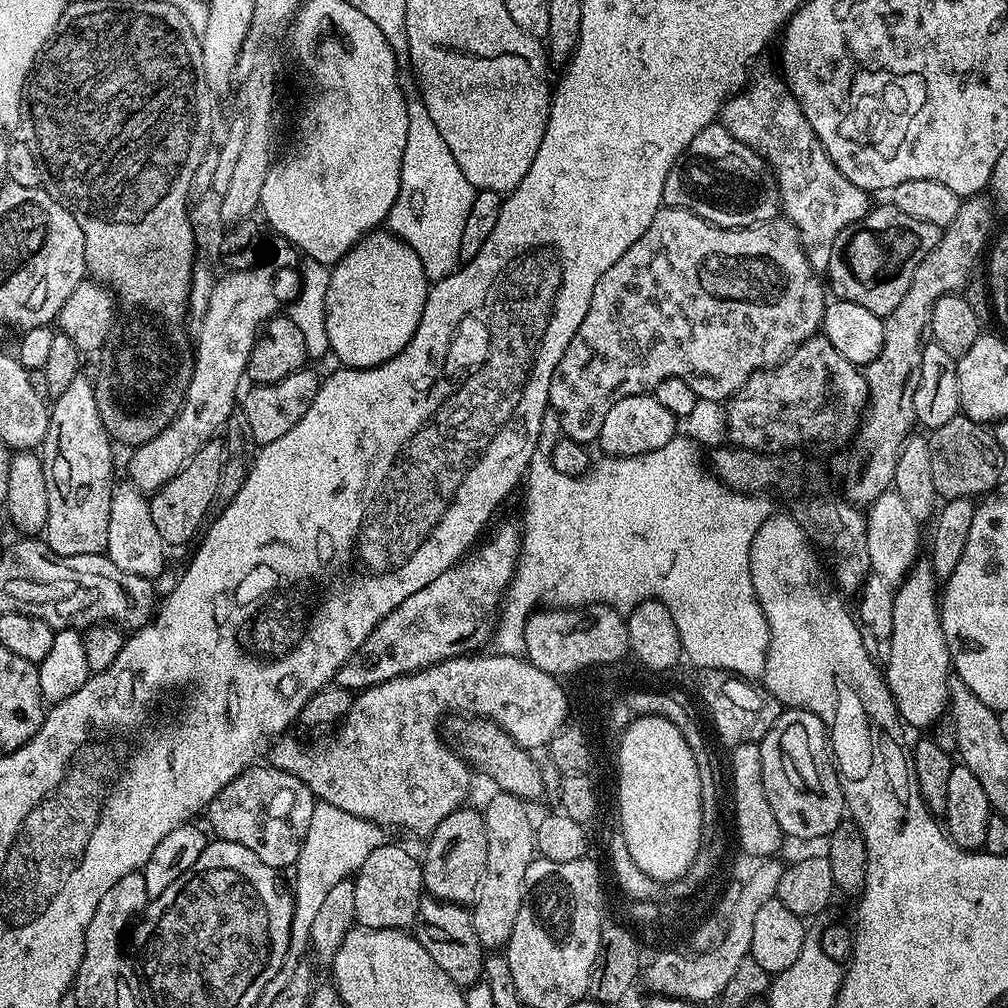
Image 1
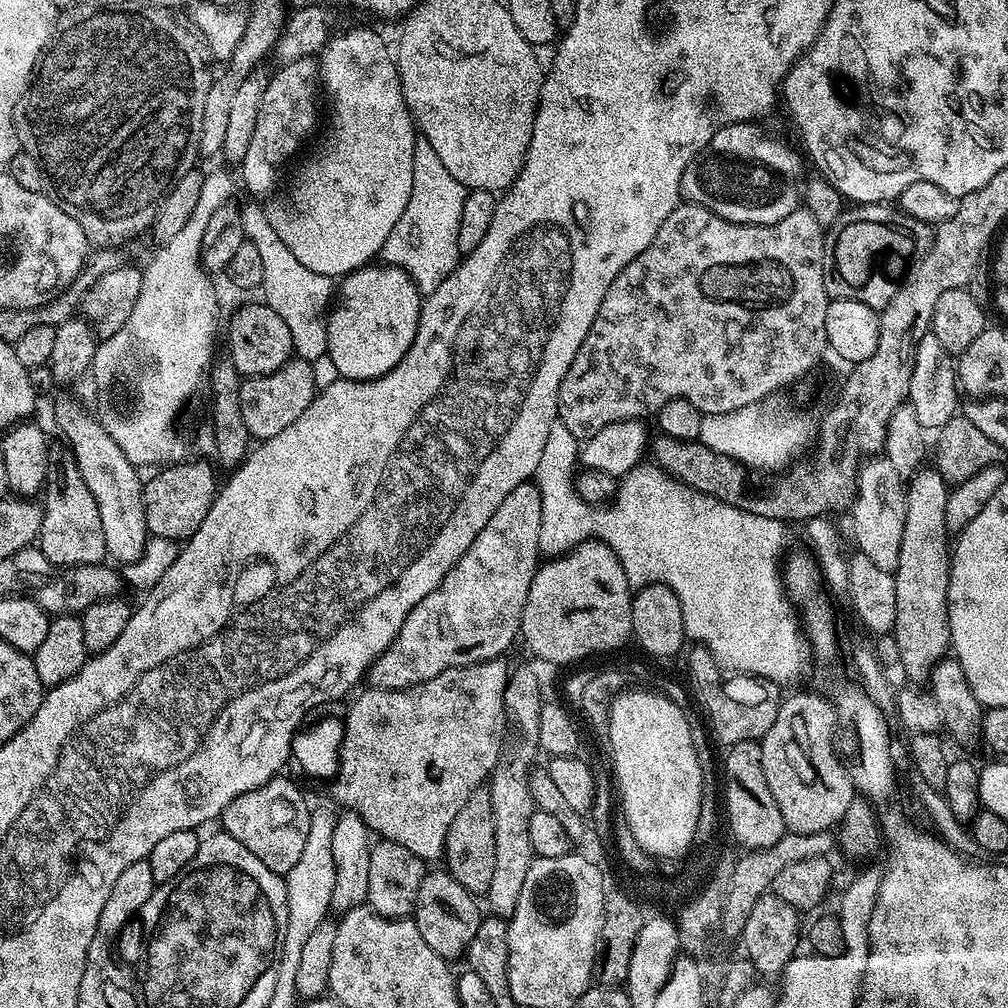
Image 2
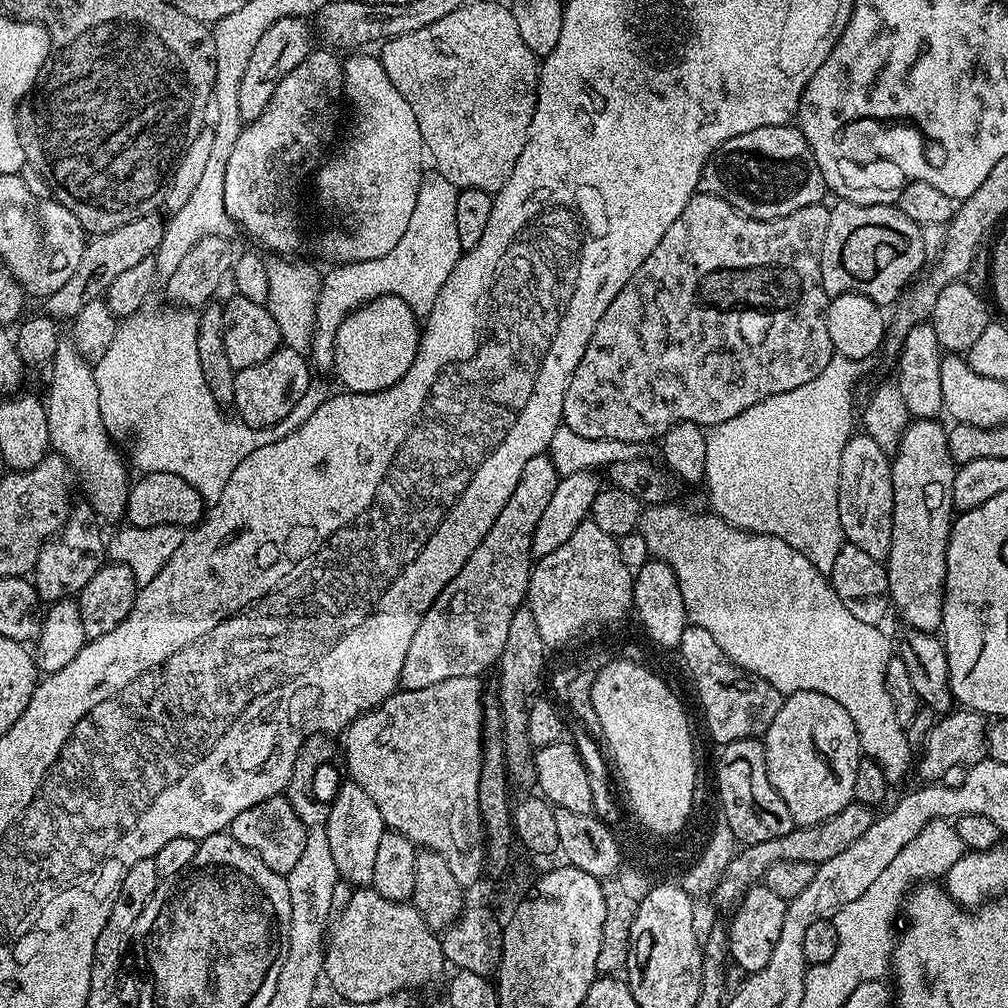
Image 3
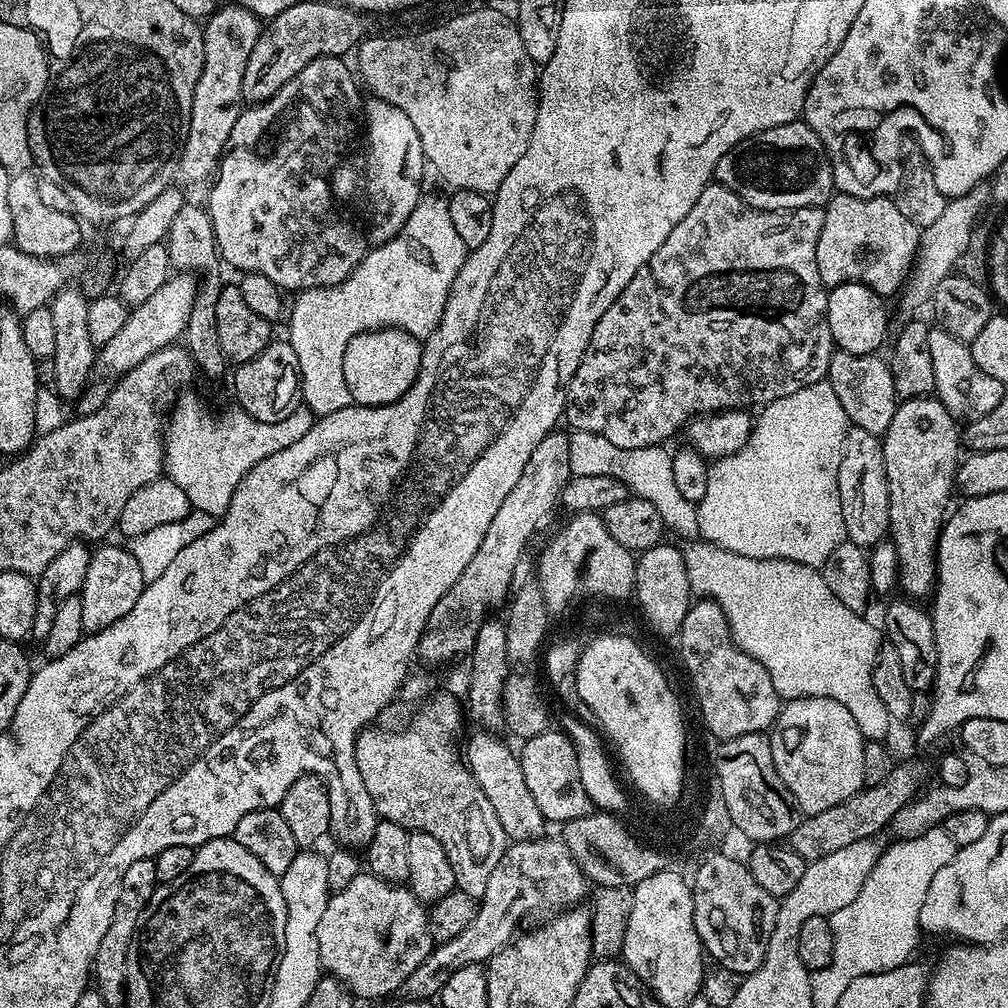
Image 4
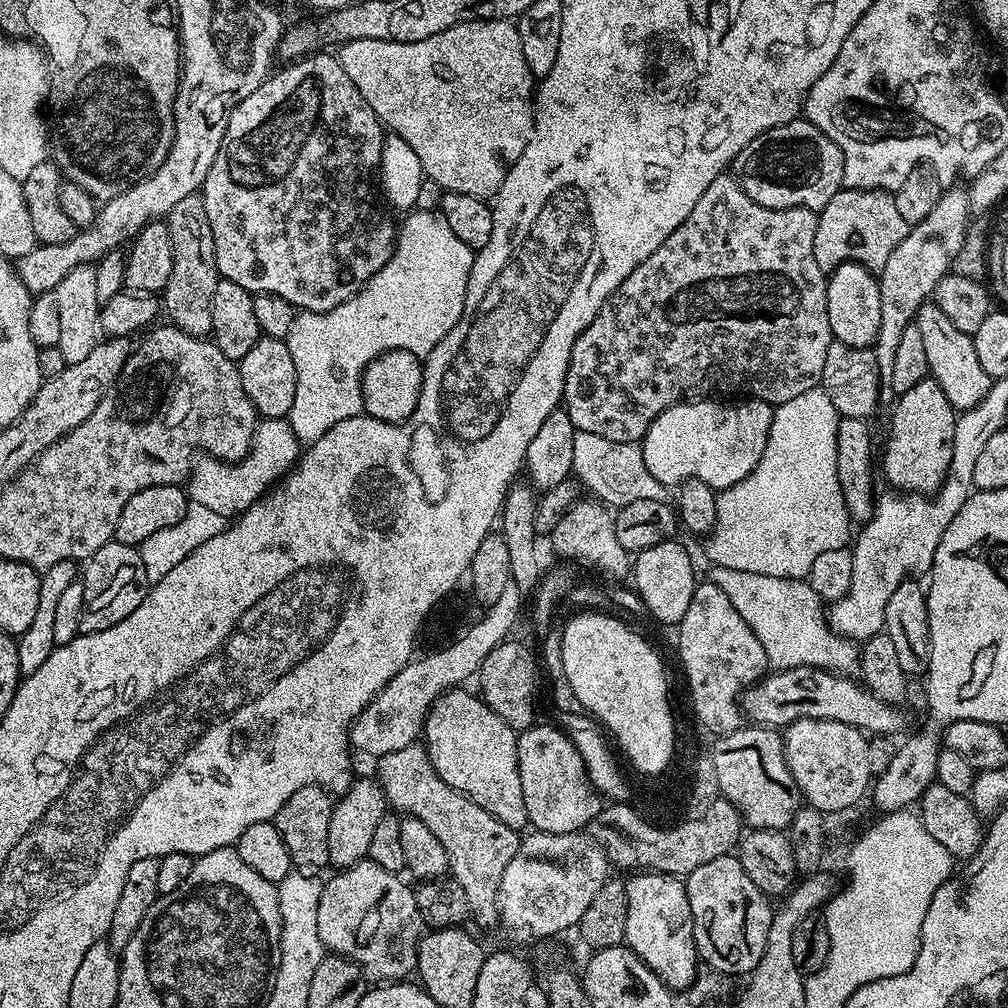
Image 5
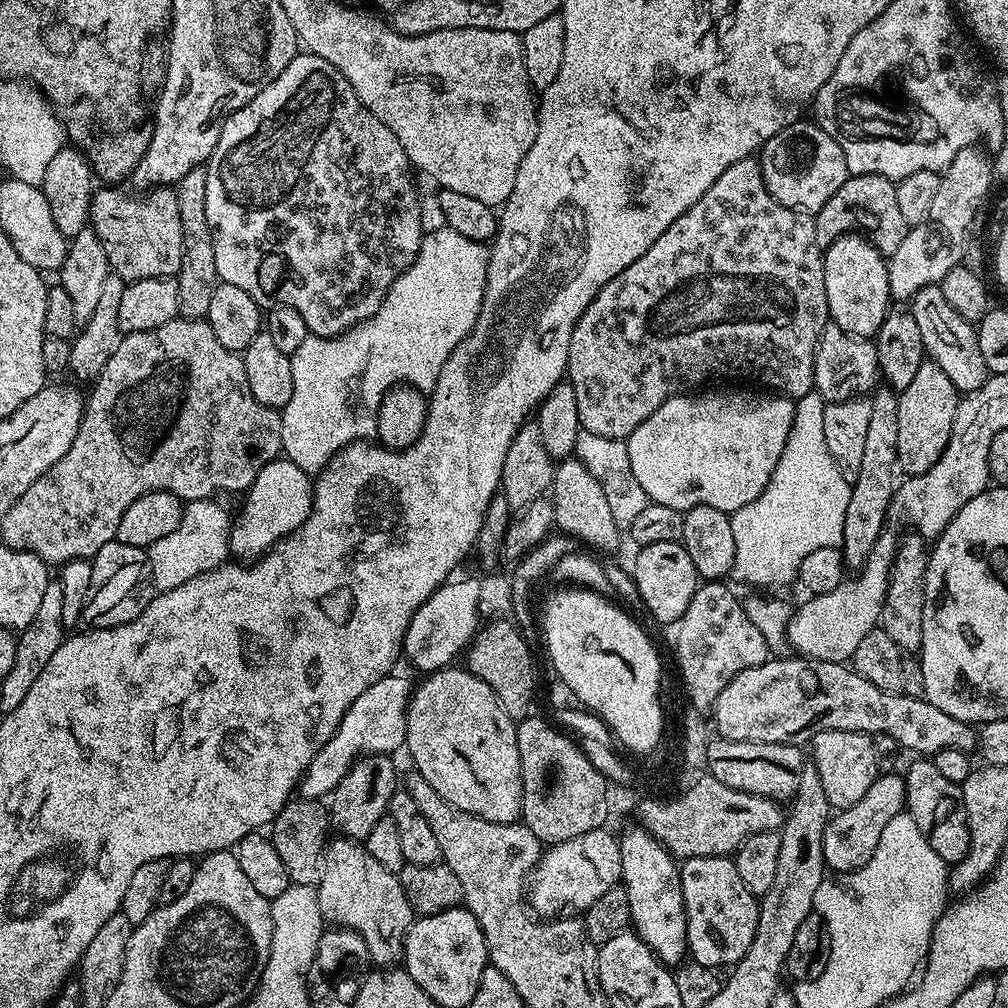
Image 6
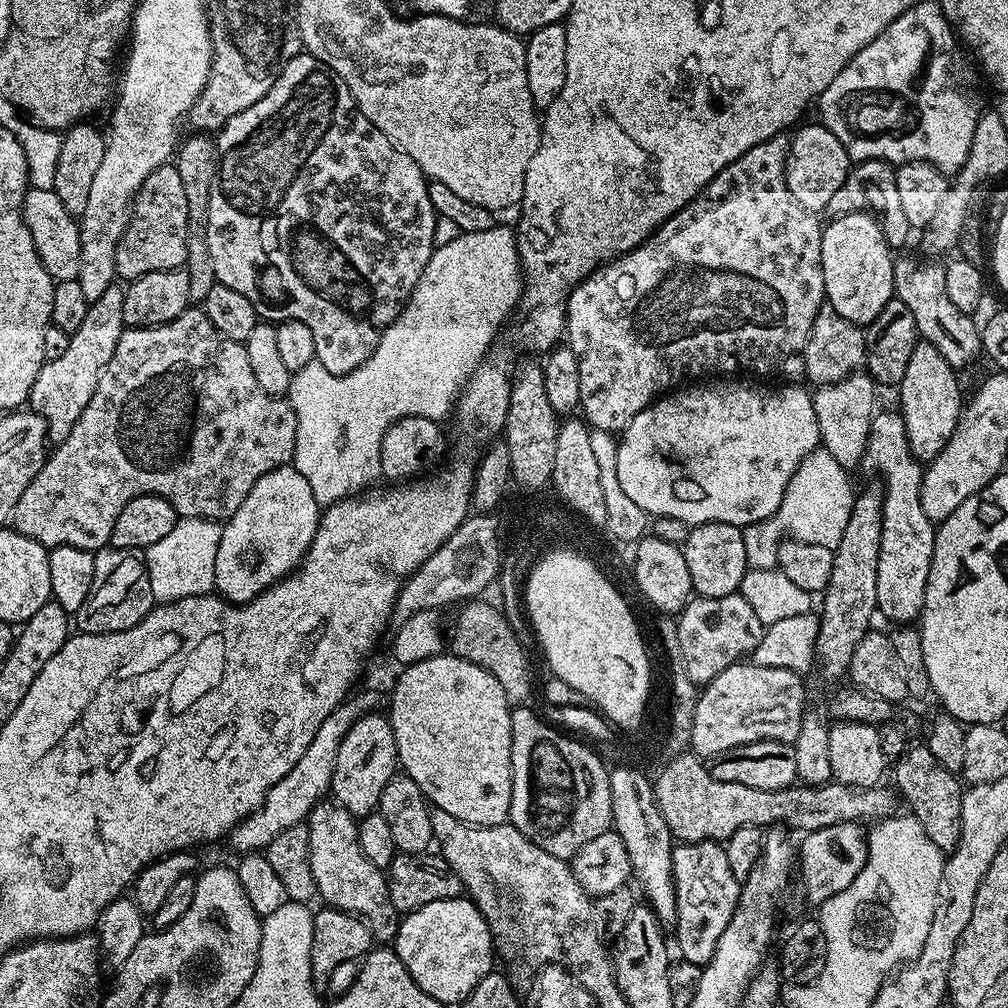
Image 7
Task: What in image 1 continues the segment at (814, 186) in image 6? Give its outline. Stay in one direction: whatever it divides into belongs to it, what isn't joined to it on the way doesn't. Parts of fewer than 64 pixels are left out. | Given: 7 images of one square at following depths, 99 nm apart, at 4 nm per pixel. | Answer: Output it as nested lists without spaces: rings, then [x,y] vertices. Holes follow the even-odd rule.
[[[717,122],[700,131],[674,166],[670,166],[664,204],[669,208],[690,210],[720,228],[751,228],[753,224],[777,219],[781,211],[780,187],[762,157],[750,150],[750,146],[738,142],[730,130]]]

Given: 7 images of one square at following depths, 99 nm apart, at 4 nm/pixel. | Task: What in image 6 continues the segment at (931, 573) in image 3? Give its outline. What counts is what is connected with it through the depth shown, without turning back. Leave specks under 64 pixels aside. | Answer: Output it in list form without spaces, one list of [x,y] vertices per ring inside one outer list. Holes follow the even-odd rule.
[[[926,362],[918,366],[910,386],[906,386],[898,396],[898,462],[900,472],[917,476],[934,466],[942,458],[942,450],[950,442],[954,426],[954,414],[958,410],[961,393],[956,391],[954,382],[946,378],[942,366]]]

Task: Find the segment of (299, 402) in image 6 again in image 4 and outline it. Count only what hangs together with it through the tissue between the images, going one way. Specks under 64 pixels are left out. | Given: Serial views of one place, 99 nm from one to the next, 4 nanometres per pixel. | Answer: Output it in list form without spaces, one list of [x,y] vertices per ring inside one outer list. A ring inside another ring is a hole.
[[[421,195],[420,201],[410,210],[410,218],[406,218],[406,226],[398,230],[394,238],[385,244],[377,244],[365,251],[362,262],[342,283],[334,287],[308,288],[295,297],[295,304],[288,324],[288,341],[298,357],[301,378],[301,399],[317,417],[344,409],[351,403],[352,395],[346,386],[342,371],[342,358],[345,357],[346,346],[350,339],[358,333],[370,332],[384,327],[401,328],[417,338],[426,338],[440,325],[442,310],[446,306],[446,298],[450,294],[450,286],[454,286],[454,278],[458,278],[458,270],[462,270],[466,249],[462,238],[454,231],[450,218],[450,206],[442,195]]]

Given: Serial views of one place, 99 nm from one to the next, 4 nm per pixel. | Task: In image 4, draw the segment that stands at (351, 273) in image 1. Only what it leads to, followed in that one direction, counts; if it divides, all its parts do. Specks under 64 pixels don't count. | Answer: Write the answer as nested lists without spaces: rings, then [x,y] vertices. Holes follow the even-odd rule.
[[[384,327],[358,333],[350,339],[342,358],[342,371],[352,395],[351,403],[373,408],[398,402],[398,398],[402,398],[402,394],[414,386],[423,353],[421,341],[401,328]]]

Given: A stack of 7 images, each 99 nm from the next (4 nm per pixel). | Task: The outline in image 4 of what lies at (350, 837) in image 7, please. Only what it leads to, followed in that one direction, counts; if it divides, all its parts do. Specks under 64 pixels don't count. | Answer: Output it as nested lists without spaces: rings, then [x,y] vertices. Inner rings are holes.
[[[362,874],[358,878],[354,878],[342,890],[331,893],[326,902],[326,910],[322,913],[322,919],[318,921],[318,954],[320,955],[320,967],[329,976],[335,976],[337,980],[341,980],[353,997],[364,1000],[376,1000],[379,996],[388,996],[399,993],[400,987],[404,985],[404,980],[410,978],[410,974],[414,974],[414,970],[418,970],[418,966],[422,966],[422,962],[430,955],[434,947],[434,941],[428,933],[428,914],[425,905],[420,903],[418,897],[411,892],[403,884],[391,884],[382,878],[371,874]]]

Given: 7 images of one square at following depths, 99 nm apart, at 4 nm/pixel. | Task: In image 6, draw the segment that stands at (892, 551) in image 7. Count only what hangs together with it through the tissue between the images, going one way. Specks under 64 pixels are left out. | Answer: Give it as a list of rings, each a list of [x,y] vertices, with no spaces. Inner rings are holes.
[[[912,530],[909,536],[901,535],[896,546],[896,556],[888,572],[888,589],[882,606],[879,627],[883,628],[890,639],[897,643],[904,654],[912,654],[922,642],[922,606],[924,605],[924,587],[928,569],[929,545],[919,532]]]

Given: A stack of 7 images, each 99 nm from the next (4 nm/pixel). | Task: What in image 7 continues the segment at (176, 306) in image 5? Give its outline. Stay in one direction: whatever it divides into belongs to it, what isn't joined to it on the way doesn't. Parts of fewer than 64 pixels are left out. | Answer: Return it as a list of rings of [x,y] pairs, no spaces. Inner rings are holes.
[[[192,134],[188,141],[181,143],[174,153],[174,163],[182,178],[182,187],[186,193],[188,211],[188,237],[186,238],[186,271],[190,278],[190,301],[202,302],[216,282],[214,262],[210,262],[208,249],[208,207],[210,190],[216,177],[218,163],[218,144],[208,134]]]

